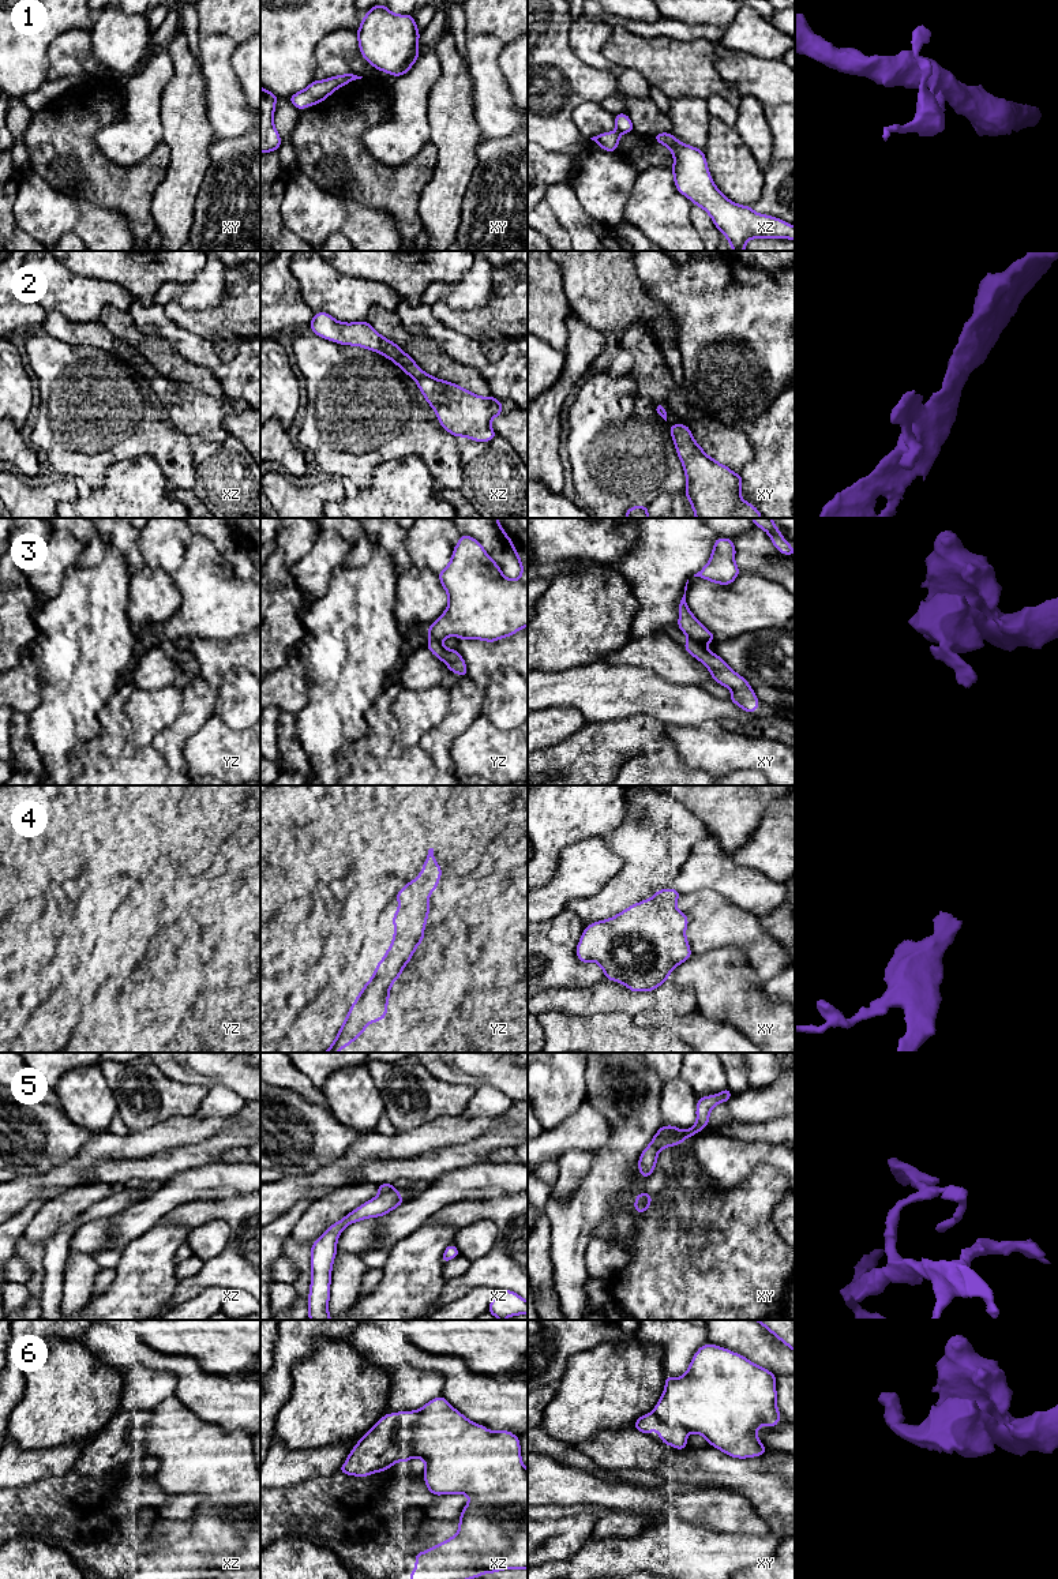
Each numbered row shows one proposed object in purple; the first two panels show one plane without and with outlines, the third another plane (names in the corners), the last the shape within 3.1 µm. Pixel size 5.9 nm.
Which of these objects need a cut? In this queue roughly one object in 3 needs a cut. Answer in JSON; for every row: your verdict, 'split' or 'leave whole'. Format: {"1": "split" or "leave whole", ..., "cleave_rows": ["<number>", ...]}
{"1": "split", "2": "leave whole", "3": "split", "4": "leave whole", "5": "split", "6": "split", "cleave_rows": ["1", "3", "5", "6"]}

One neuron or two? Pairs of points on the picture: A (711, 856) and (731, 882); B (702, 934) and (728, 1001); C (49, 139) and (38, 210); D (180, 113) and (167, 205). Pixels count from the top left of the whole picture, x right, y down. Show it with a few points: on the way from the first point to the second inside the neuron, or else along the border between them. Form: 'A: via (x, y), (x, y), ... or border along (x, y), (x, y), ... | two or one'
A: via (712, 863), (724, 876) | one
B: border along (742, 951), (738, 948), (713, 948), (691, 953) | two
C: border along (29, 169), (42, 176), (56, 190), (71, 197) | two
D: via (182, 137), (182, 182) | one

